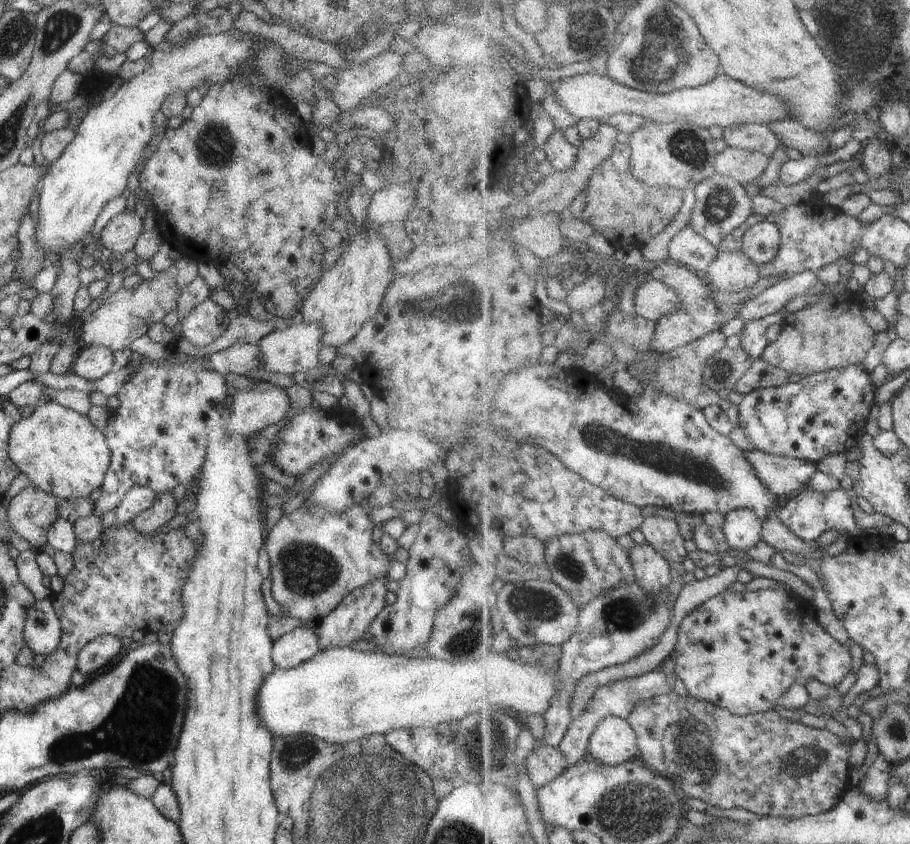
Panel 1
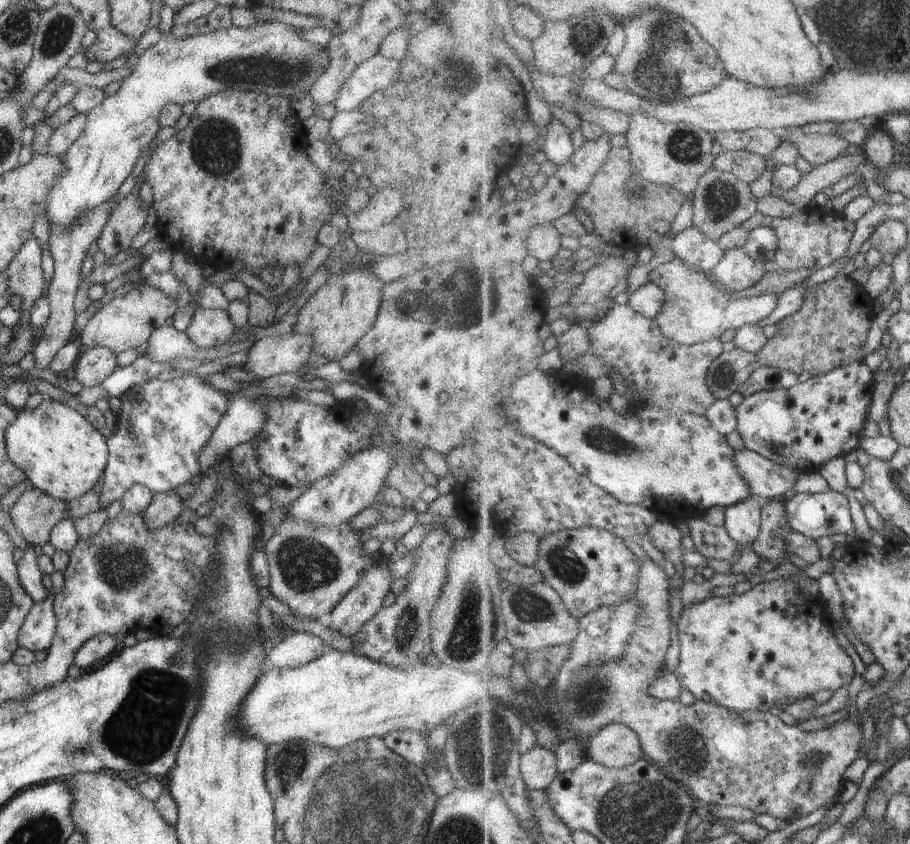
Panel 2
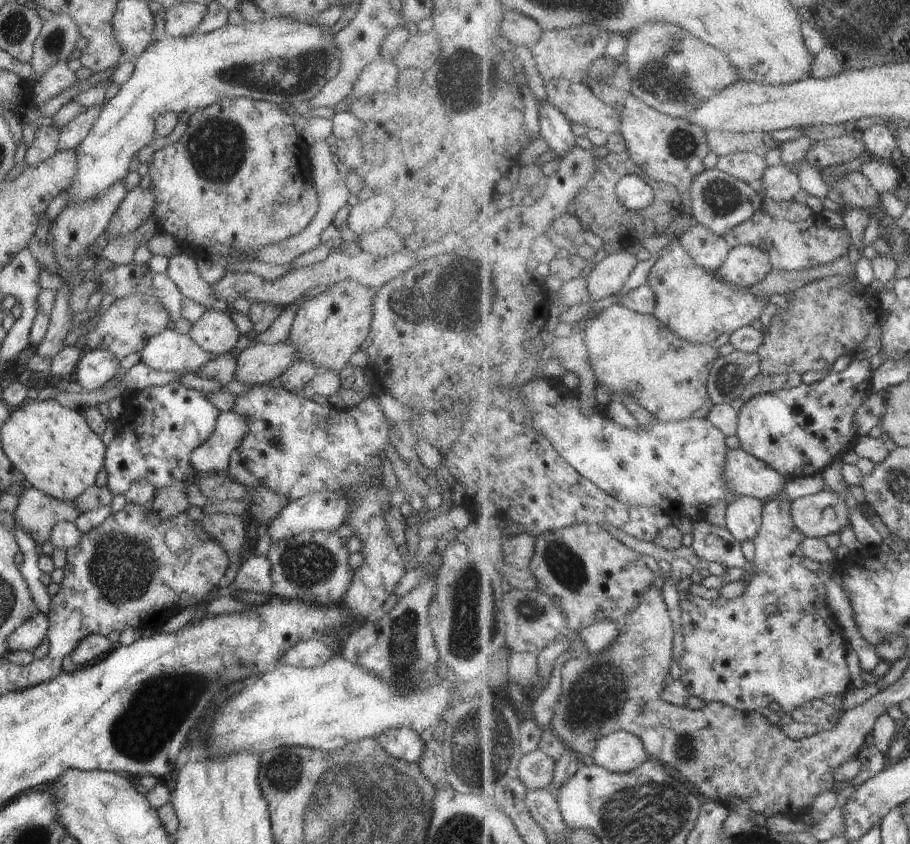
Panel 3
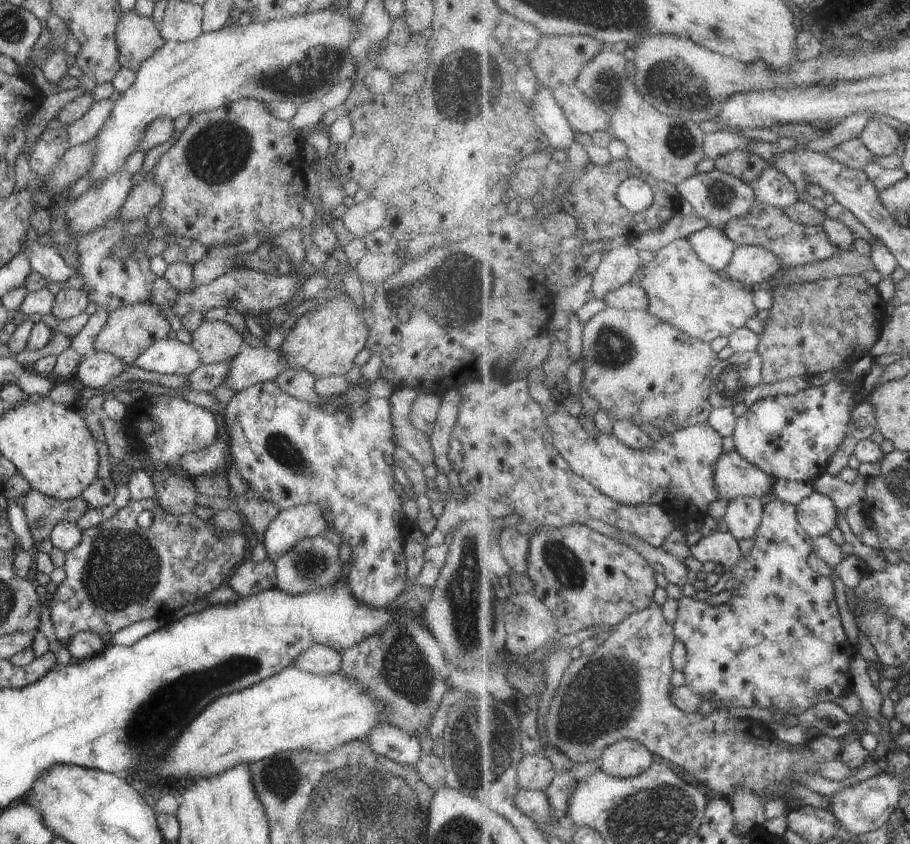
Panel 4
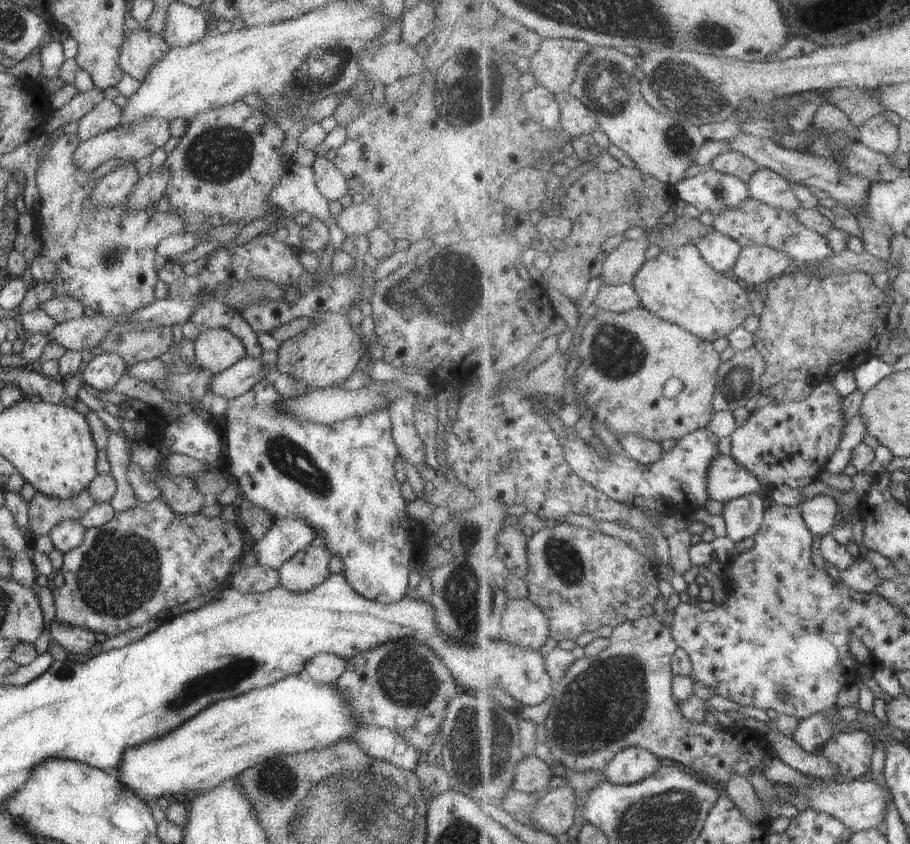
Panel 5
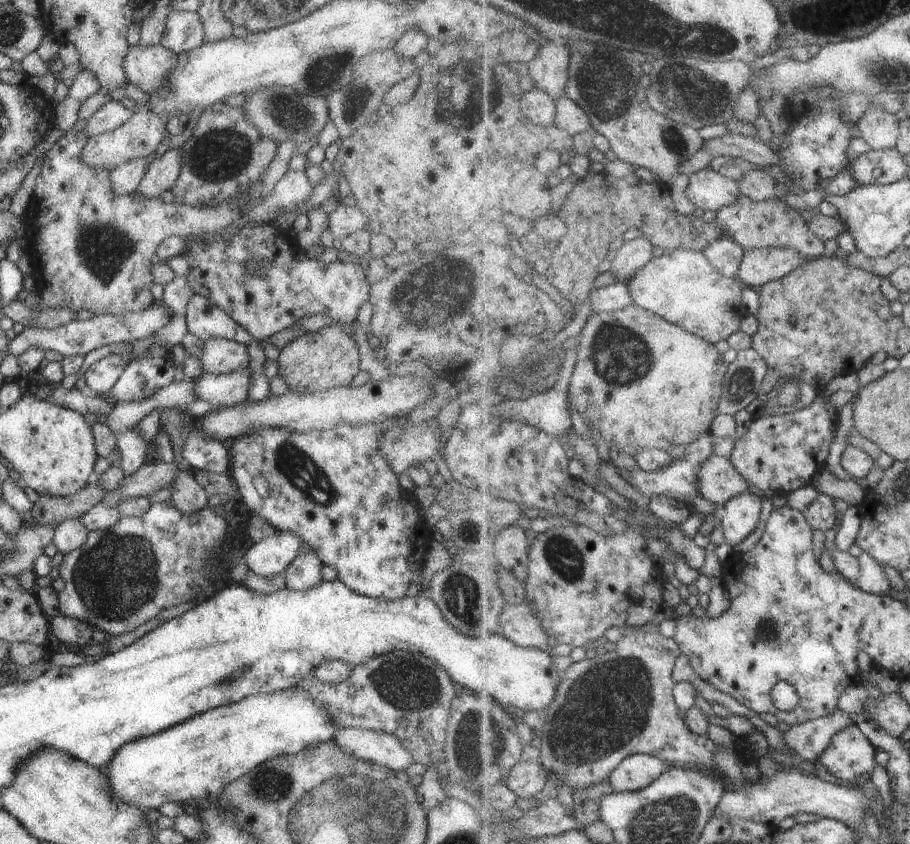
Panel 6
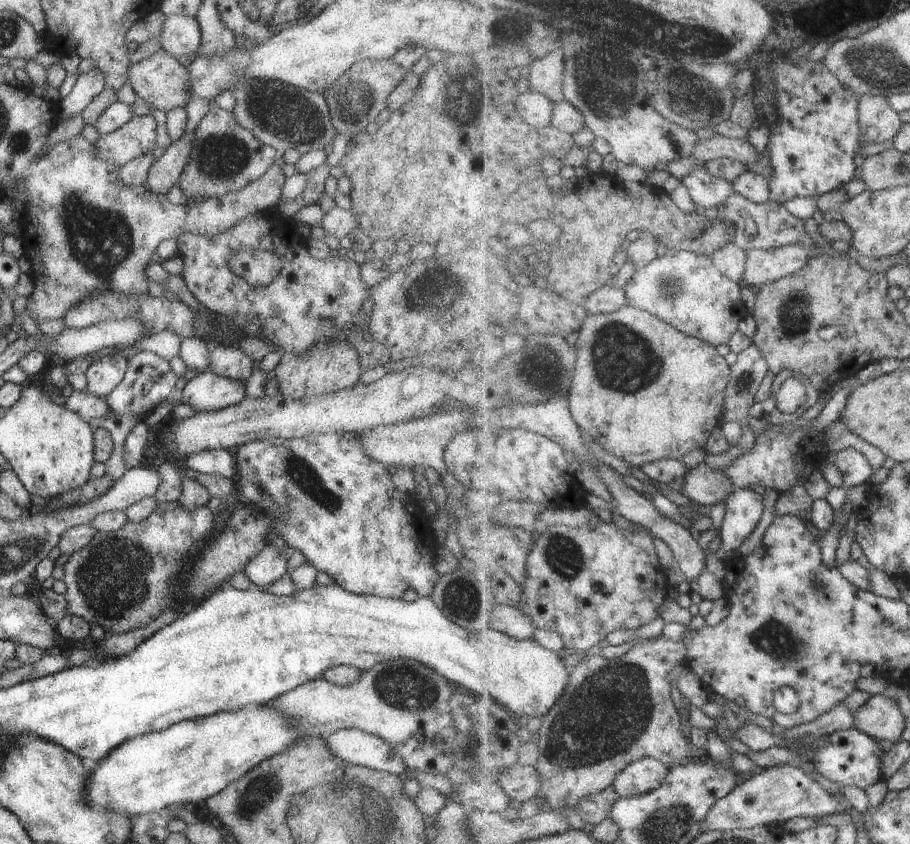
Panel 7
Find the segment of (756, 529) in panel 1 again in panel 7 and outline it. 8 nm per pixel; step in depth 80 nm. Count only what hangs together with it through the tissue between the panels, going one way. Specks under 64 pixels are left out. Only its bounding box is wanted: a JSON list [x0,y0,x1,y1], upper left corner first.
[719,489,764,554]

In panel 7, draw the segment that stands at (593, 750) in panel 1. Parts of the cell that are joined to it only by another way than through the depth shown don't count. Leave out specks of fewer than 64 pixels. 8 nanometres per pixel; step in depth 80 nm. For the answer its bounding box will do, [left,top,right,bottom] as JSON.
[613,758,671,798]

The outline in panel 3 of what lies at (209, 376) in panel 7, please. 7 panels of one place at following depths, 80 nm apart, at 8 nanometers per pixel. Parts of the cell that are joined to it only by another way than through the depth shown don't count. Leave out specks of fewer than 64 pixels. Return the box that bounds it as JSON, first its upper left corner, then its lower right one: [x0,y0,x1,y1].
[234,342,296,385]

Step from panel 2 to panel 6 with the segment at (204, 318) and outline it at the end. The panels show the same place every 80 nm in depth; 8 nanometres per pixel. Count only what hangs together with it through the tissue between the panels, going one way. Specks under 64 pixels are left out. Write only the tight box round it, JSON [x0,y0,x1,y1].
[199,338,249,374]

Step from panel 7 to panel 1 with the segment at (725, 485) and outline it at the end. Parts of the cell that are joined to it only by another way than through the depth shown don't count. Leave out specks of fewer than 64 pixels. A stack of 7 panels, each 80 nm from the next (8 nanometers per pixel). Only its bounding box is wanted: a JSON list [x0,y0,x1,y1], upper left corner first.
[745,449,818,496]

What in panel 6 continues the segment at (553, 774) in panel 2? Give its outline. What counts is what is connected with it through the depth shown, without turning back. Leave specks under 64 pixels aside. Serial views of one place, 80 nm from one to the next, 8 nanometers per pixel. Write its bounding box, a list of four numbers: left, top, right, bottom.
[506,760,549,798]

